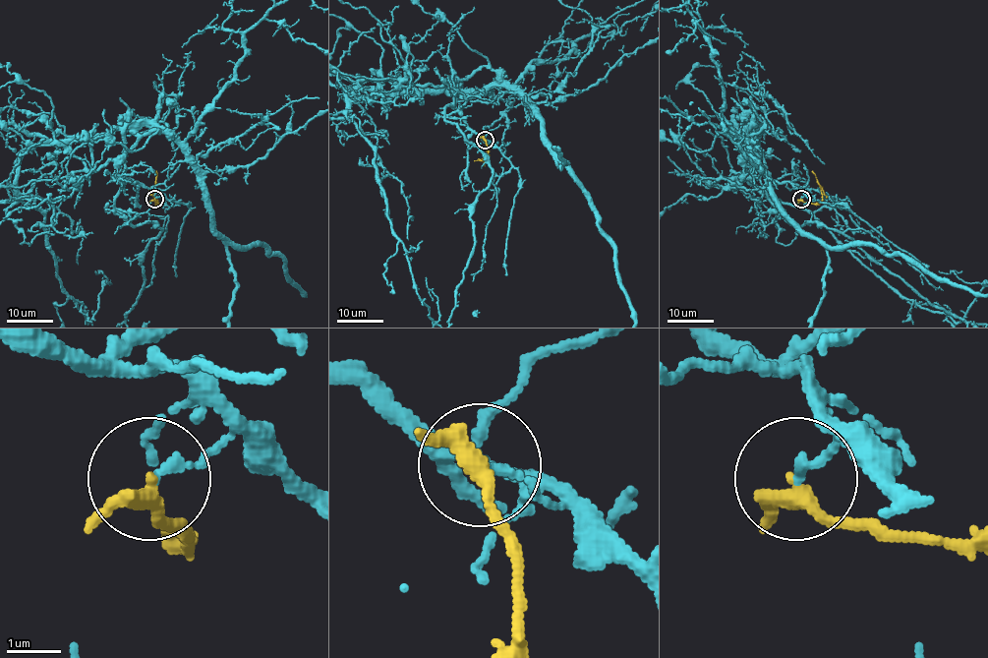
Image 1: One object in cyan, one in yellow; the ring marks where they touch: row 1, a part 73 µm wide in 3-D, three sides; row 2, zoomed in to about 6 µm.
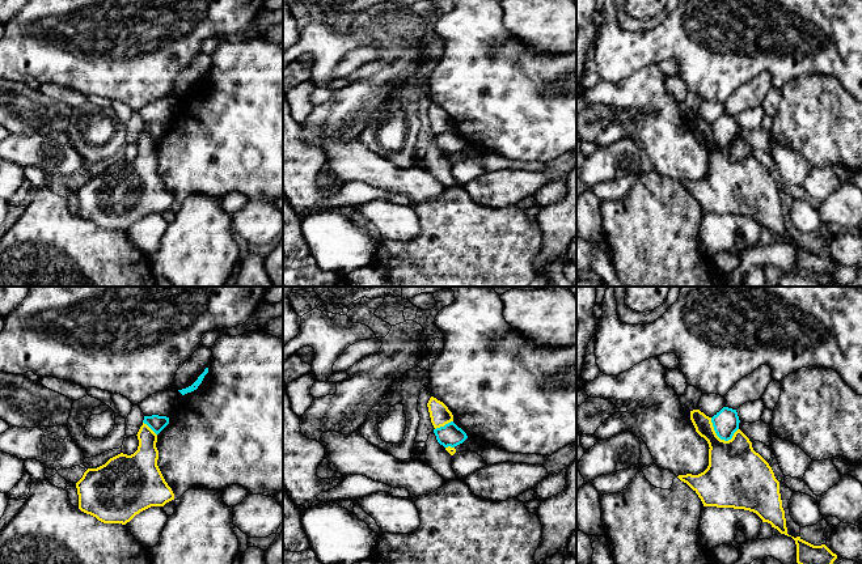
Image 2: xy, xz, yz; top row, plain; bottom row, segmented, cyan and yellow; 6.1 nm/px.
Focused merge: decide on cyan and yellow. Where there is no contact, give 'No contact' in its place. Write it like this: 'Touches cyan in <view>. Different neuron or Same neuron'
Touches cyan in yz. Different neuron

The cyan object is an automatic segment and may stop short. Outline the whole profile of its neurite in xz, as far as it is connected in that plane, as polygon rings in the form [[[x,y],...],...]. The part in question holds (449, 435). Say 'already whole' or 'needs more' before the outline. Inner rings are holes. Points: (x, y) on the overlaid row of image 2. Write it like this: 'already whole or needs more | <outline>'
already whole | [[[453,421],[445,424],[444,427],[434,429],[434,433],[436,436],[438,442],[444,448],[455,448],[468,438],[466,433]]]

